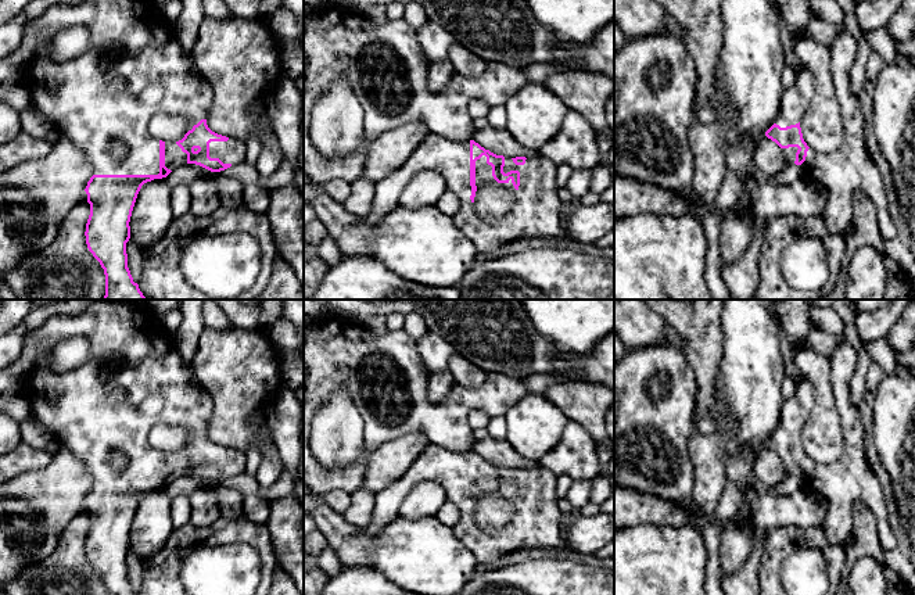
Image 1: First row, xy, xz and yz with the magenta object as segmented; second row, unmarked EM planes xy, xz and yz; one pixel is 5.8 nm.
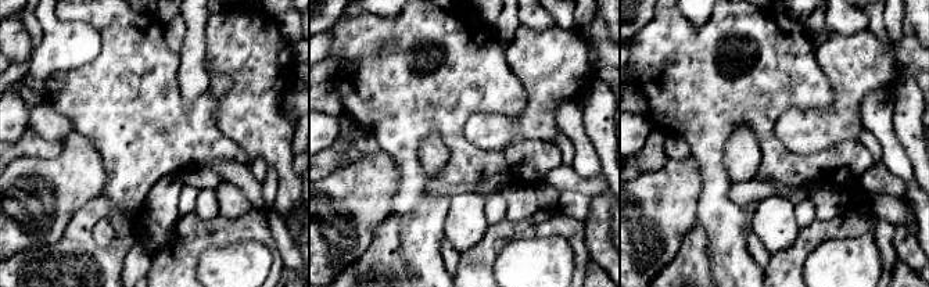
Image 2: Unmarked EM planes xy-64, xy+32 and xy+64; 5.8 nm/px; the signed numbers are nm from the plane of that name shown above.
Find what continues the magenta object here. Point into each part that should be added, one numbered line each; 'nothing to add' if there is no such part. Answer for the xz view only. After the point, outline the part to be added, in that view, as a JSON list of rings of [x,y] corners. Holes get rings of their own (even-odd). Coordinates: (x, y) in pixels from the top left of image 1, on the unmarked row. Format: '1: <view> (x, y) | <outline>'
1: xz (537, 523) | [[[433,444],[396,481],[374,494],[372,519],[363,531],[376,535],[395,520],[403,499],[423,481],[441,485],[446,502],[459,509],[455,534],[471,551],[477,564],[492,563],[517,551],[570,549],[563,528],[564,519],[555,495],[557,477],[552,472],[538,466],[527,469],[524,476],[516,476],[510,467],[505,467],[503,483],[518,481],[520,497],[516,501],[512,490],[499,494],[513,502],[514,513],[500,533],[487,534],[474,523],[470,510],[470,452]]]

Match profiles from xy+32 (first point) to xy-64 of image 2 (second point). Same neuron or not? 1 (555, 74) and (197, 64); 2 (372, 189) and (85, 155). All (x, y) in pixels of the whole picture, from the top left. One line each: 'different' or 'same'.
1: different
2: same

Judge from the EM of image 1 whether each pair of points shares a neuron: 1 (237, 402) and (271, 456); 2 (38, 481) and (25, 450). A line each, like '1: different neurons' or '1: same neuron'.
1: different neurons
2: different neurons

